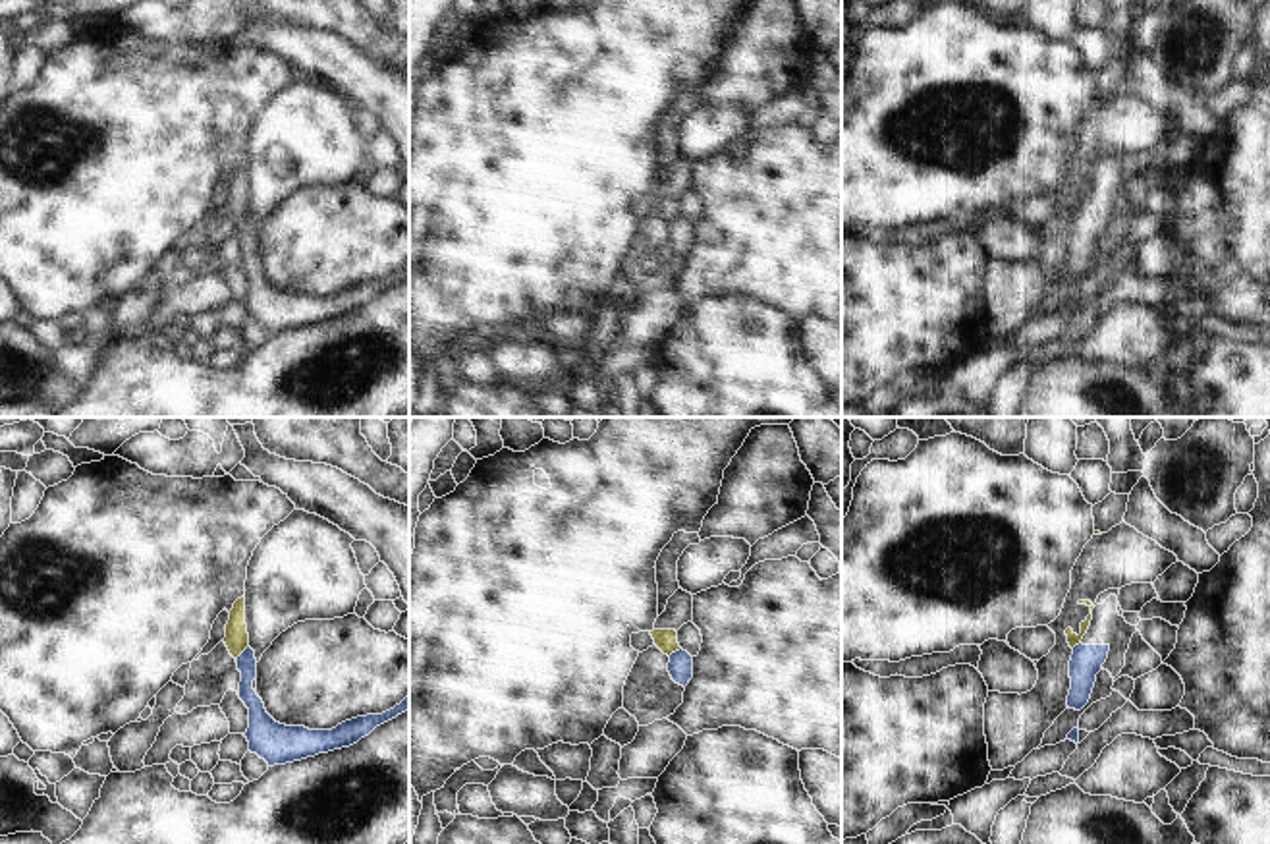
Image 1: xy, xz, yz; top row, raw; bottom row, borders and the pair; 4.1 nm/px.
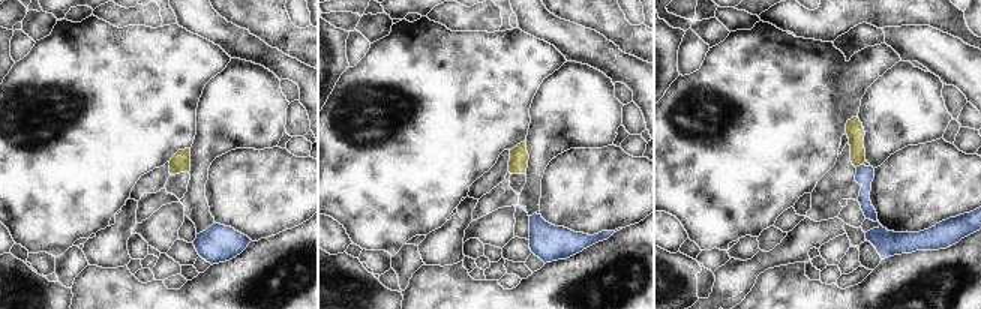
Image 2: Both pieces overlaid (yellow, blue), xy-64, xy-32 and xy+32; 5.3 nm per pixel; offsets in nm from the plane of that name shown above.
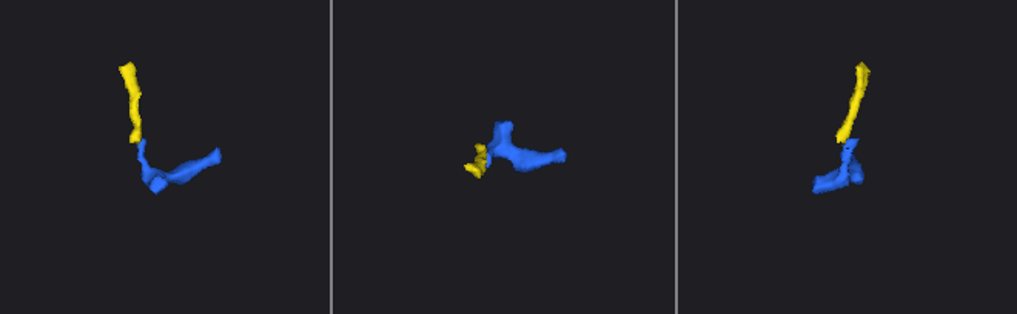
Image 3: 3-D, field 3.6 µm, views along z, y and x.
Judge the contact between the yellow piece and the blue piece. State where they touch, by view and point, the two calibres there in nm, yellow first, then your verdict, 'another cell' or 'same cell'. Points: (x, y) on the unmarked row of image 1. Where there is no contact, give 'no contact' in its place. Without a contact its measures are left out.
xy (242, 219) | 100/80 nm | another cell

